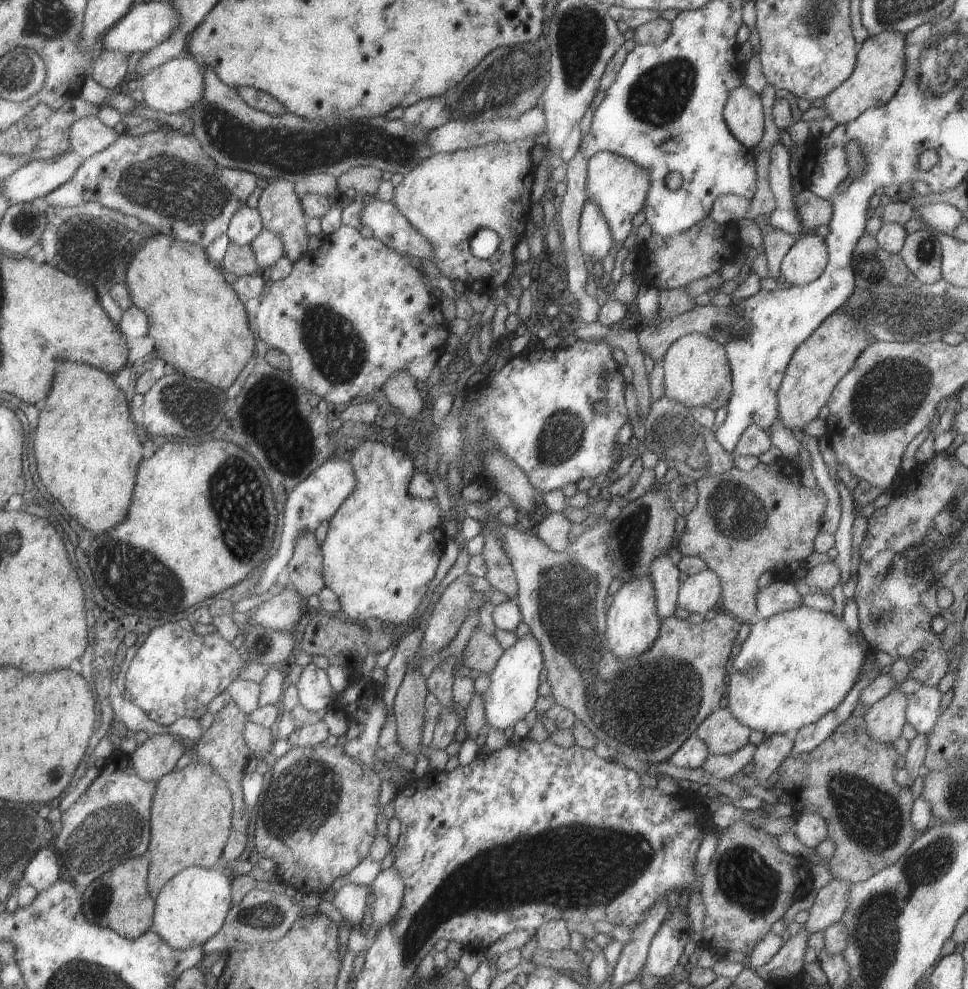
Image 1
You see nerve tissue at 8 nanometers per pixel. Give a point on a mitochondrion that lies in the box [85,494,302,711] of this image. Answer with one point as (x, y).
(142, 571)

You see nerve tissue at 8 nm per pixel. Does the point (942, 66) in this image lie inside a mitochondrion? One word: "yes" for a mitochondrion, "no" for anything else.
yes

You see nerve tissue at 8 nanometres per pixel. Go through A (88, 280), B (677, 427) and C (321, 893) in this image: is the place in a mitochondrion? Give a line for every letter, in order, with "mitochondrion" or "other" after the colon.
A: other
B: mitochondrion
C: other

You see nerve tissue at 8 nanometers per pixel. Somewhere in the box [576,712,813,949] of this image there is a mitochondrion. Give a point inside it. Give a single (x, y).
(743, 876)

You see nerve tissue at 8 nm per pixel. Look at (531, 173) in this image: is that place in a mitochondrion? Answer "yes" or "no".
no

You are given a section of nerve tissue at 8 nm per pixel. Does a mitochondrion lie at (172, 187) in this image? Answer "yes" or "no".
yes

